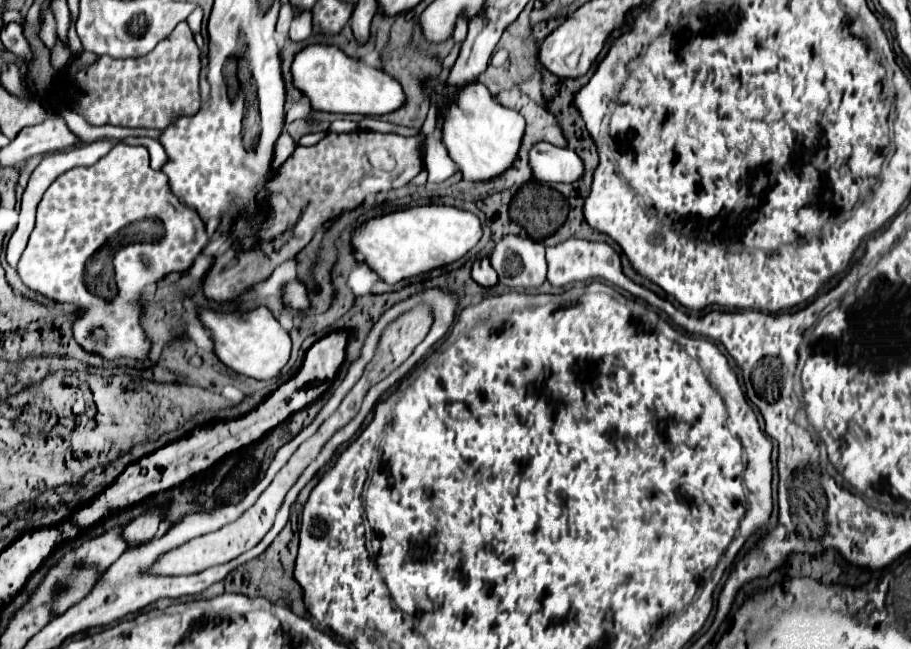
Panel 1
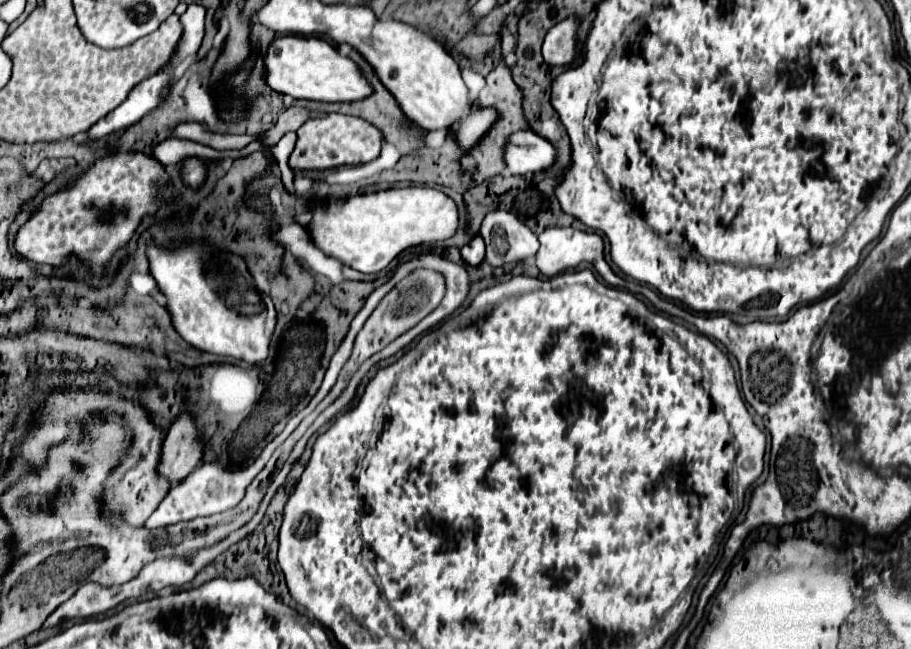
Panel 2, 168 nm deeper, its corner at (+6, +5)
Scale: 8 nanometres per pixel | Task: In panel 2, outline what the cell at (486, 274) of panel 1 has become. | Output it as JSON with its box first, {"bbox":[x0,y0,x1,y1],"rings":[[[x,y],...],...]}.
{"bbox":[461,235,485,267],"rings":[[[481,235],[473,237],[471,243],[461,249],[461,257],[471,267],[479,267],[483,263],[483,259],[485,259],[485,243],[483,243]]]}

